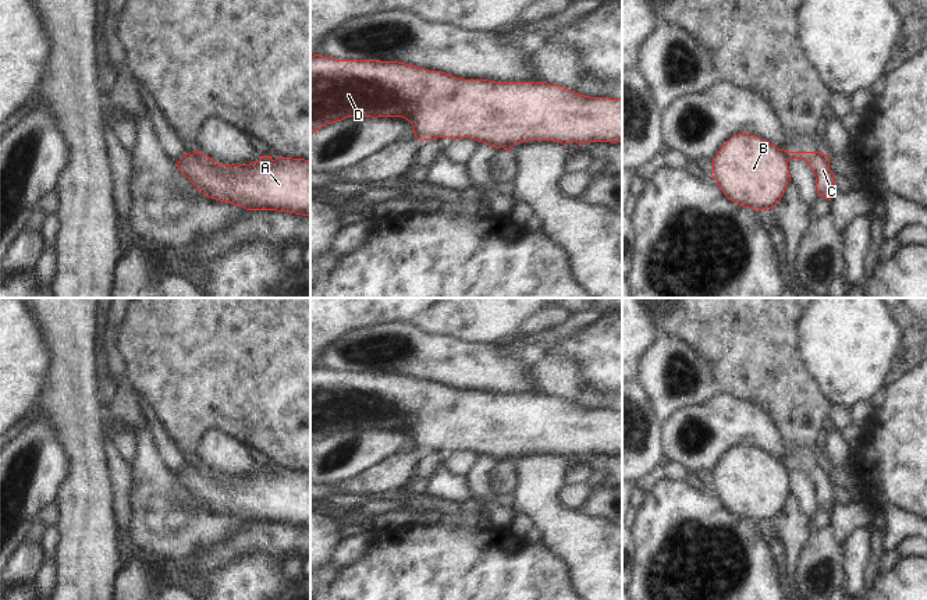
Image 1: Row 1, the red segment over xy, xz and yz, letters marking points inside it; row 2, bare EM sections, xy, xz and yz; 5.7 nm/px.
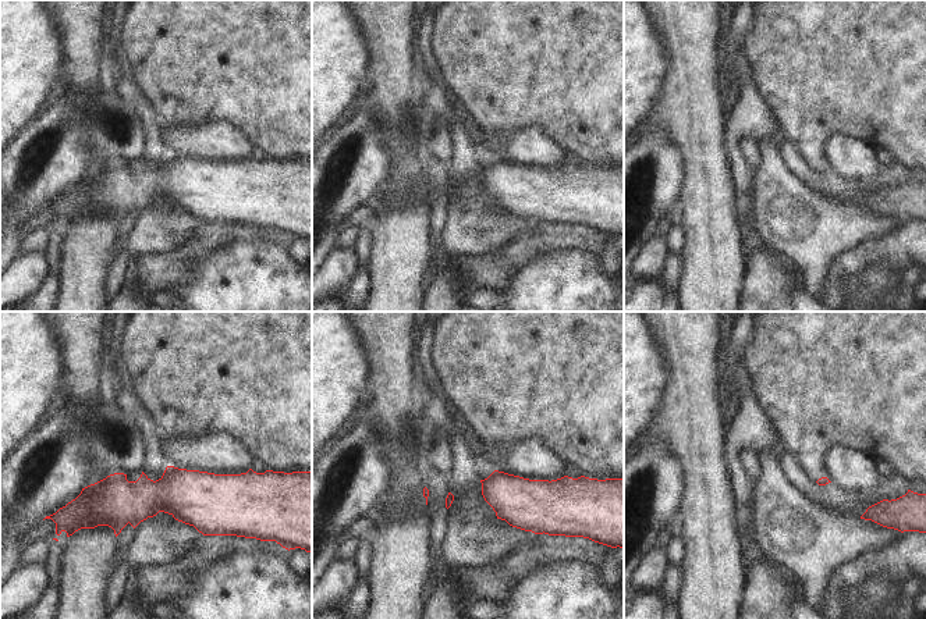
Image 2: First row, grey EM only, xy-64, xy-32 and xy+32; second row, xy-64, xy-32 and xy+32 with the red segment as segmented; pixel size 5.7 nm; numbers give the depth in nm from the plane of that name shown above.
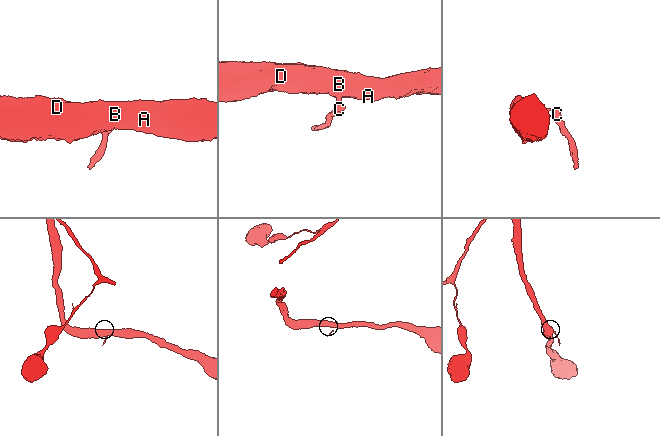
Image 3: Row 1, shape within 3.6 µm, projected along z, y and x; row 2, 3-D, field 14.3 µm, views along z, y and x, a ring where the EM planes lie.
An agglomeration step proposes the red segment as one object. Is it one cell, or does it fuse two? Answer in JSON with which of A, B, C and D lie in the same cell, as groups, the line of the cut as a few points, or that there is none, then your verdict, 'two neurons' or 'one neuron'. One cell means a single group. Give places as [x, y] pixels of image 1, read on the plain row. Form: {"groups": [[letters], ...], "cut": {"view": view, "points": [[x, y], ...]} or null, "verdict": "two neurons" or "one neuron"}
{"groups": [["A", "B", "D"], ["C"]], "cut": {"view": "yz", "points": [[784, 462], [788, 472]]}, "verdict": "two neurons"}

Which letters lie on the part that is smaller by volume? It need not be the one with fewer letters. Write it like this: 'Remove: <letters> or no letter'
Remove: C

